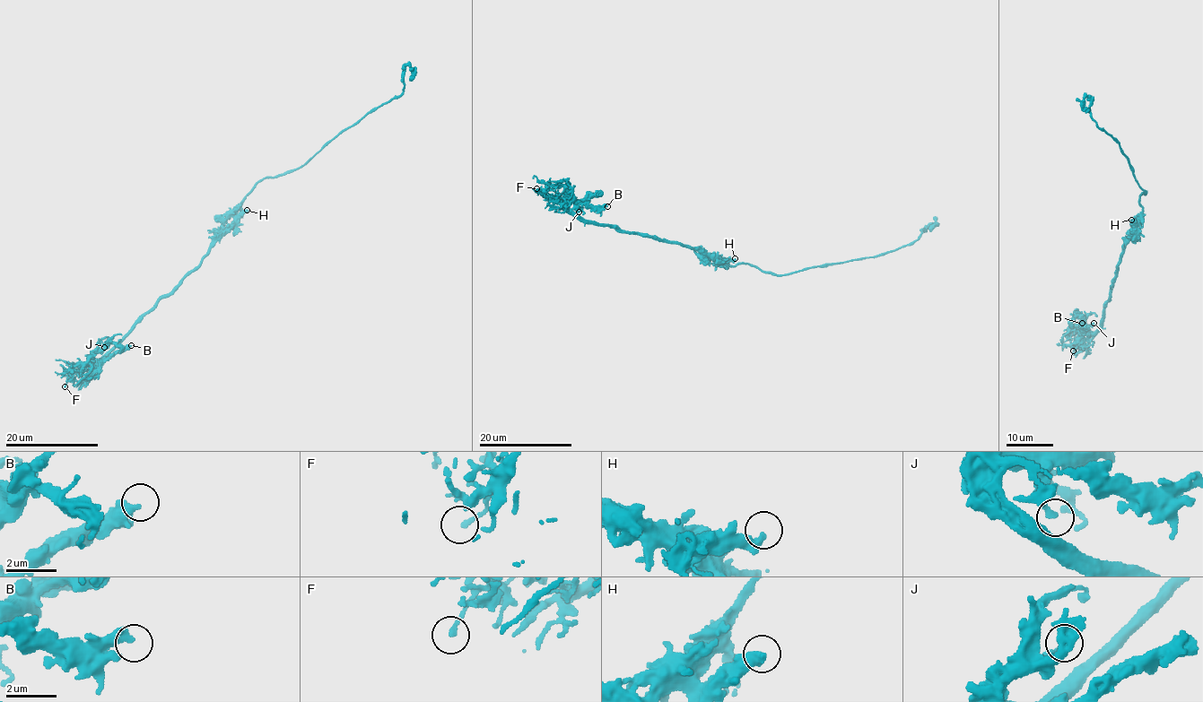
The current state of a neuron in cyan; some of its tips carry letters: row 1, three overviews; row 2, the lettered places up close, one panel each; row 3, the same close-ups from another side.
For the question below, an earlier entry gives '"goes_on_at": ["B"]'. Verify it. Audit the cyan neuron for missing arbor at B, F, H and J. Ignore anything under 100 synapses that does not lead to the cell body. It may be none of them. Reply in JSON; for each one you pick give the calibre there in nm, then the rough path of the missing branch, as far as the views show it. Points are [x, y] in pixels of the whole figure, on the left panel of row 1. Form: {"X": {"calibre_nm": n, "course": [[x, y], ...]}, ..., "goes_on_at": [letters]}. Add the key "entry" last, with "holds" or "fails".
{"goes_on_at": [], "entry": "fails"}

